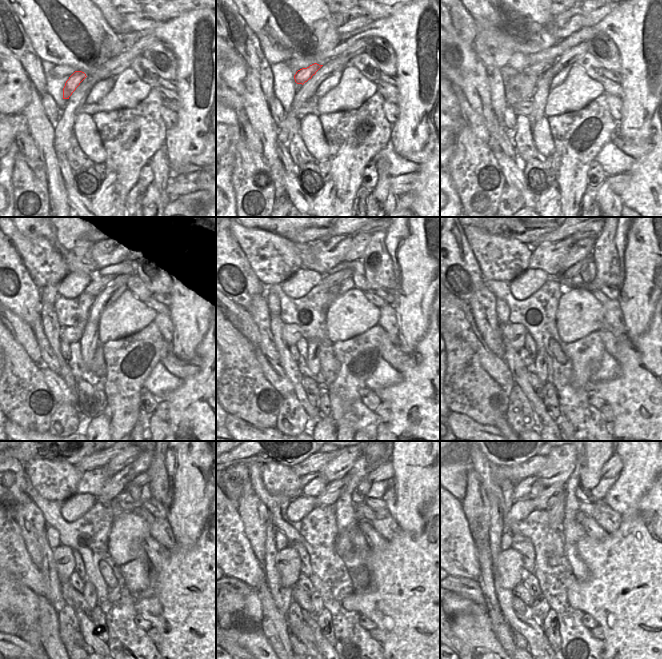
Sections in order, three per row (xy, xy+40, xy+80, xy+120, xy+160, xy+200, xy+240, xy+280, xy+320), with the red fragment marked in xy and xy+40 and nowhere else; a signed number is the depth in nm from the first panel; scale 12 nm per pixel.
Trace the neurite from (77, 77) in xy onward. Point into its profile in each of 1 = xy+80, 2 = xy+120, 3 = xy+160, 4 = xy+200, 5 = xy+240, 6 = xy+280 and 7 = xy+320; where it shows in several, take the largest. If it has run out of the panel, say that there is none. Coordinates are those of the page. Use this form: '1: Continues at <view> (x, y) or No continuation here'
1: Continues at xy+80 (539, 68)
2: Continues at xy+120 (97, 285)
3: Continues at xy+160 (327, 281)
4: Continues at xy+200 (575, 269)
5: Continues at xy+240 (142, 479)
6: Continues at xy+280 (385, 471)
7: Continues at xy+320 (611, 469)

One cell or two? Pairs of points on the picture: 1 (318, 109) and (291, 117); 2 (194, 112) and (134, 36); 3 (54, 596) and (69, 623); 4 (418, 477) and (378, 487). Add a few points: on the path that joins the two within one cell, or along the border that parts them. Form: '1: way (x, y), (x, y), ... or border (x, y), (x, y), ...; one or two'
1: border (311, 98), (298, 109), (298, 116); two
2: way (193, 84), (193, 59), (165, 31), (162, 31); one
3: border (66, 605), (58, 613); two
4: border (388, 487), (381, 498); two

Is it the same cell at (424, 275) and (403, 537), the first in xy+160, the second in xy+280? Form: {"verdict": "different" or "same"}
{"verdict": "different"}

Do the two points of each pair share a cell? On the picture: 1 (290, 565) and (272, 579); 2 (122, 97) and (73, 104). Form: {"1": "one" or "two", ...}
{"1": "two", "2": "two"}

